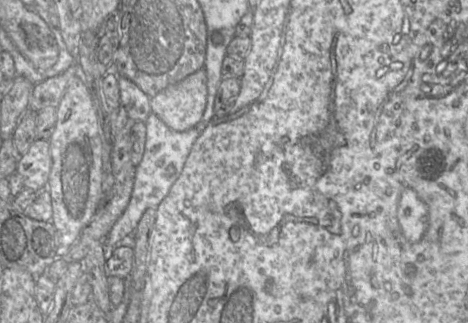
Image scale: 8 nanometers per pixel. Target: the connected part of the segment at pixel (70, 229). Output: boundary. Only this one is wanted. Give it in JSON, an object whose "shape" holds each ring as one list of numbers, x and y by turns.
{"shape":[[78,74,69,82,56,108,57,120,49,139,52,165,46,189,52,202,52,222,58,235,57,257,65,256,91,221,103,200,102,140,97,114,83,77]]}

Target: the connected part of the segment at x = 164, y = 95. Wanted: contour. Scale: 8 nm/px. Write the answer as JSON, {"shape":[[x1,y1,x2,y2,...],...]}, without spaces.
{"shape":[[202,68,150,98,150,107,169,128,184,132,202,118,207,102,207,76]]}

